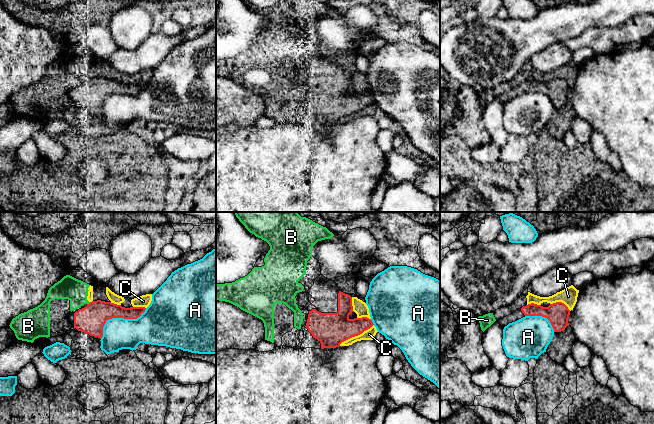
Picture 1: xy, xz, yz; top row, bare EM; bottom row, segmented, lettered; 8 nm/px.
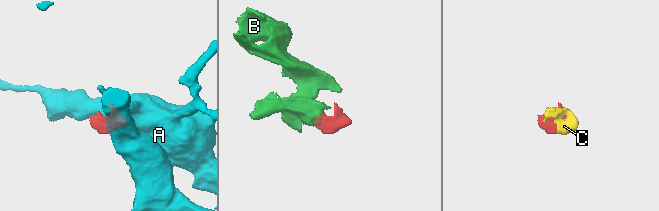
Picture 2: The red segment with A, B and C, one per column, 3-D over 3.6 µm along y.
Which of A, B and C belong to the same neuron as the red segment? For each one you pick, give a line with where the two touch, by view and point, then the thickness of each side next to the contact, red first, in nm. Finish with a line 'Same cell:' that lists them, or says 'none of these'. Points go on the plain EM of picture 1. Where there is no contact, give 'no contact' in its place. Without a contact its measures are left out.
Same cell: none of these

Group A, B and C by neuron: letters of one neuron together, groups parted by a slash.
A / B C

